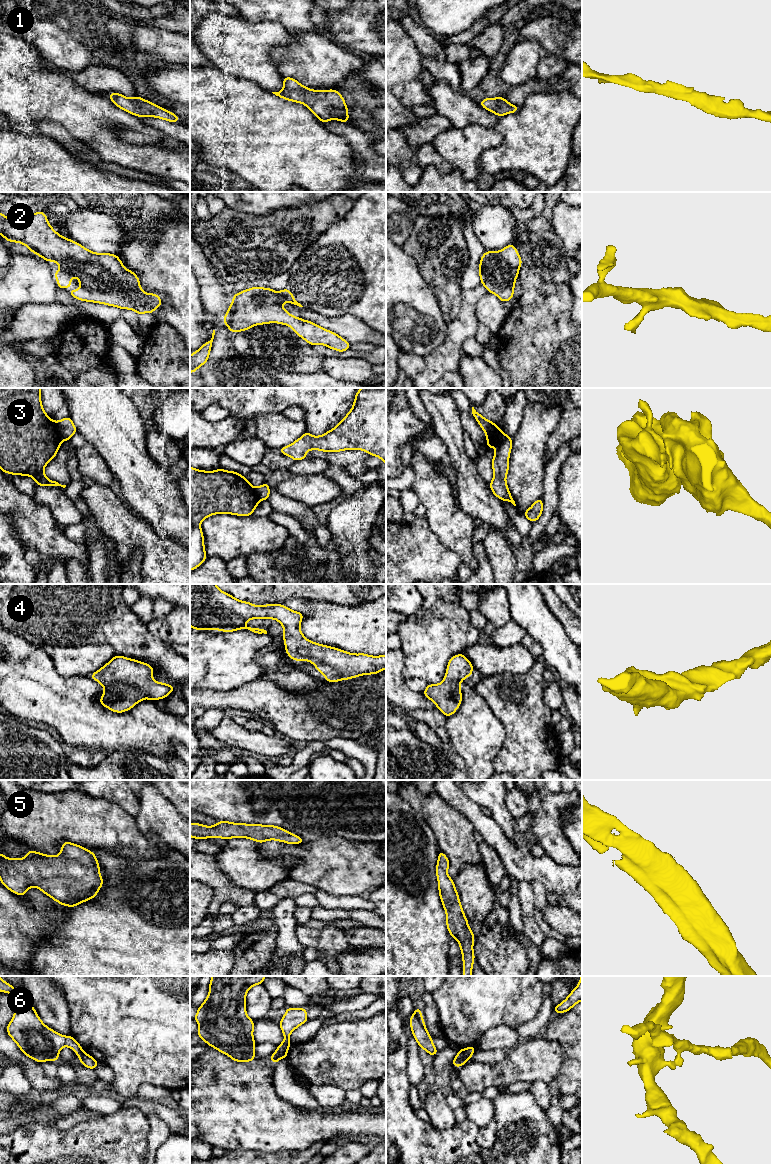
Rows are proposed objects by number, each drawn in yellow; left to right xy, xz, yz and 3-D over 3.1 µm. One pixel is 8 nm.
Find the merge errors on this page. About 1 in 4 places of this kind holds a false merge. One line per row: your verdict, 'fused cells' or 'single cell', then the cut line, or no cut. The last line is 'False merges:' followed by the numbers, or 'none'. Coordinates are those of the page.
1: single cell | no cut
2: single cell | no cut
3: fused cells | xy (55, 422), (58, 434), (62, 439)
4: single cell | no cut
5: single cell | no cut
6: fused cells | yz (459, 1051), (468, 1059)
False merges: 3, 6

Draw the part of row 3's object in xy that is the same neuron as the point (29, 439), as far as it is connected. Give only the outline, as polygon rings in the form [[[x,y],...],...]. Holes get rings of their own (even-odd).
[[[0,388],[0,469],[4,473],[10,473],[11,475],[30,476],[36,482],[37,486],[61,486],[63,488],[66,485],[61,485],[56,481],[48,479],[44,474],[45,466],[56,456],[62,439],[59,435],[57,424],[53,421],[44,411],[41,403],[41,388]]]

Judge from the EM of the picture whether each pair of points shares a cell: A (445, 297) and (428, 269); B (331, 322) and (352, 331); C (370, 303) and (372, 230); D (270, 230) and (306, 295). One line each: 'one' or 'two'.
A: one
B: one
C: one
D: two

